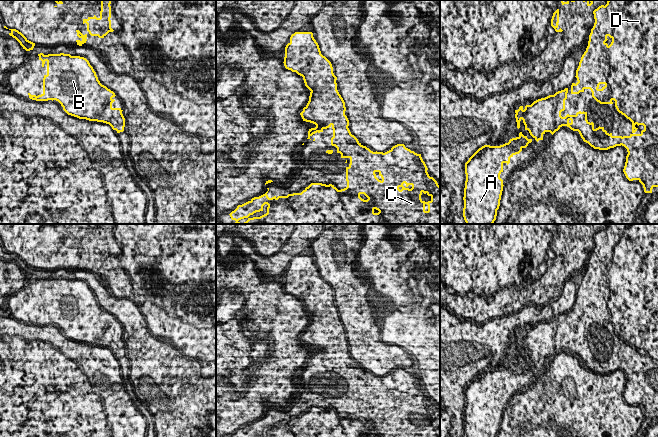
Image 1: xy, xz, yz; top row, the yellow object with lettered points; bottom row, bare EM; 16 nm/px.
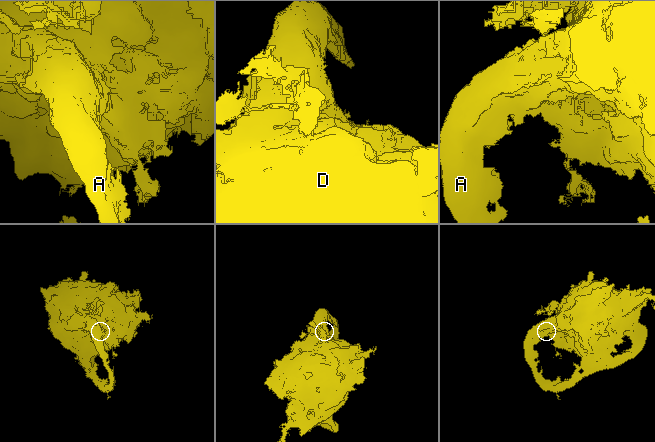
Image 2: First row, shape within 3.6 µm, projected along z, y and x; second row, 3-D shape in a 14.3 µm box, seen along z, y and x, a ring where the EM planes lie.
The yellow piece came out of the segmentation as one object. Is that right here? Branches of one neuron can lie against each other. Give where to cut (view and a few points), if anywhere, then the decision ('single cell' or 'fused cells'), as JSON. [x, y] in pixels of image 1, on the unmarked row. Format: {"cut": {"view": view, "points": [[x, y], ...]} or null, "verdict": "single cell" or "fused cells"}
{"cut": null, "verdict": "single cell"}

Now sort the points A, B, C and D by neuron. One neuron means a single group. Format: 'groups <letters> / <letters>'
groups A B C D

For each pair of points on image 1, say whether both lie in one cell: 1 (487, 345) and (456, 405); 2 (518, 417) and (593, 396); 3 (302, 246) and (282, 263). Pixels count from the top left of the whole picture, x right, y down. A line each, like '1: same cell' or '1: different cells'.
1: same cell
2: same cell
3: same cell

